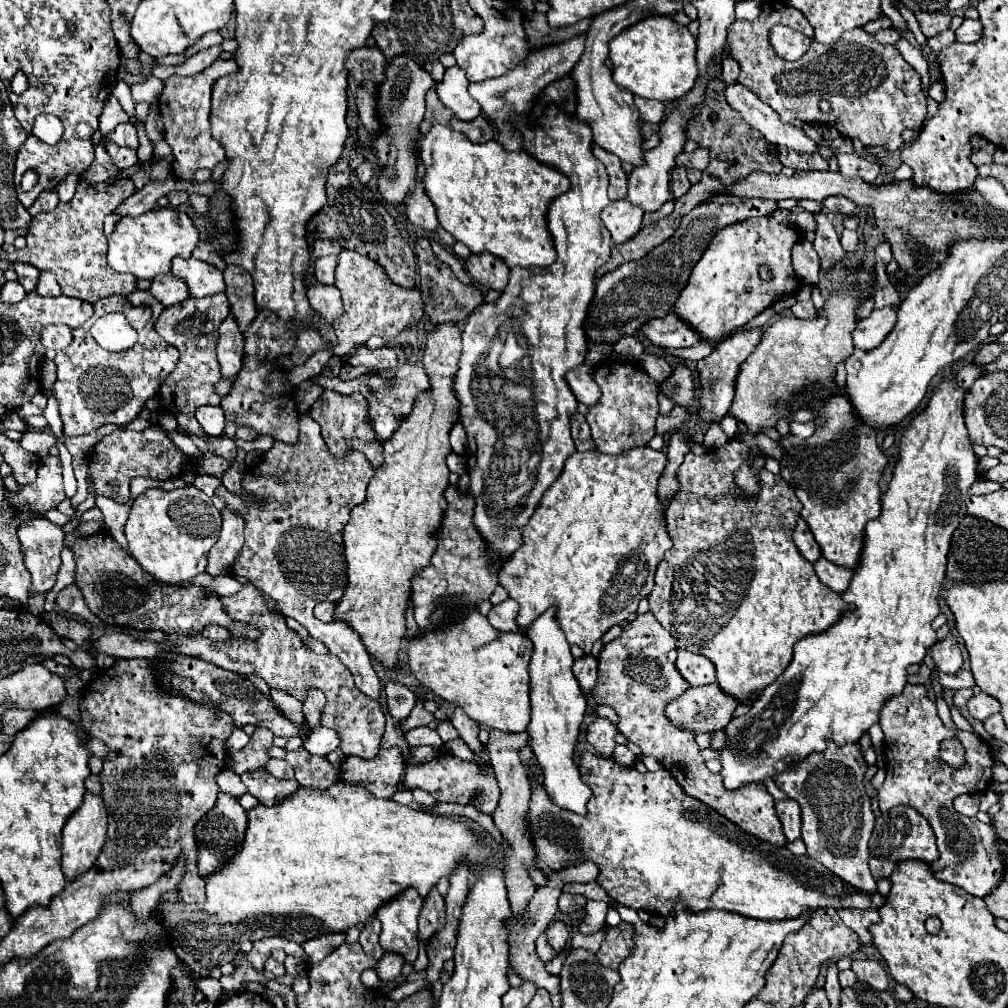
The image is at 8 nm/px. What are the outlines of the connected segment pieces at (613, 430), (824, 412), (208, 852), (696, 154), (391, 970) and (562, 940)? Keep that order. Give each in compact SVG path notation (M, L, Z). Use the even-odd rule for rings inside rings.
M607 361L597 365L595 383L601 389L601 397L585 413L585 419L591 427L593 441L599 451L617 455L633 447L641 447L651 439L653 423L659 415L657 405L657 383L637 365Z
M835 395L825 405L817 405L815 401L811 403L817 413L817 431L809 439L801 439L795 435L785 435L779 443L785 447L785 457L781 459L781 477L793 485L799 501L803 503L801 517L809 523L813 535L817 537L817 543L821 547L821 553L827 561L845 567L845 569L857 569L859 559L861 559L861 549L863 549L863 535L865 535L865 525L871 519L877 519L881 513L881 491L879 491L879 479L883 475L883 469L887 465L887 457L883 451L877 447L875 441L875 431L863 425L863 421L853 413L853 407L849 407L847 397Z
M219 793L215 807L203 817L203 821L197 823L197 845L199 845L199 873L201 877L207 877L213 869L219 869L227 857L233 857L233 853L237 853L243 835L245 835L245 825L247 825L247 813L245 809L239 805L239 801L229 795L229 793Z
M699 147L693 153L681 153L677 157L677 165L685 165L685 167L693 167L693 169L705 169L709 165L709 151L705 147Z
M385 953L385 955L379 959L375 971L377 971L379 979L383 979L383 981L393 981L397 975L401 975L403 965L405 965L405 961L403 961L401 955L397 955L397 953Z
M553 921L553 923L547 927L545 933L547 933L549 945L551 945L557 953L561 953L561 951L567 947L567 941L569 941L569 927L567 927L565 923Z

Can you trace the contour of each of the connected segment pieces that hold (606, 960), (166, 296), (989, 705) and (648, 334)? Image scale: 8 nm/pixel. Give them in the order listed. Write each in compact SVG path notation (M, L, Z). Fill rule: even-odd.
M621 923L619 927L607 927L607 937L601 943L601 949L597 957L601 963L609 969L617 969L621 961L631 953L633 949L633 925Z
M165 273L165 275L157 275L153 279L149 293L157 301L161 301L165 307L169 307L169 305L185 301L189 297L189 287L187 287L185 279L175 277L173 273Z
M979 693L975 697L969 699L967 703L967 711L973 719L979 719L979 721L985 721L989 715L993 713L999 713L999 701L987 693Z
M667 313L661 319L647 321L641 327L641 333L653 345L663 347L663 349L667 349L667 347L671 347L671 349L691 347L691 345L701 341L701 337L697 337L697 333L693 333L685 323L681 323L675 313Z

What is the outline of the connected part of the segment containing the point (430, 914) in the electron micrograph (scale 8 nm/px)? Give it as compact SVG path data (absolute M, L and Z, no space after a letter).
M433 887L423 903L423 909L419 913L419 939L427 941L445 925L445 901L439 895L437 887Z

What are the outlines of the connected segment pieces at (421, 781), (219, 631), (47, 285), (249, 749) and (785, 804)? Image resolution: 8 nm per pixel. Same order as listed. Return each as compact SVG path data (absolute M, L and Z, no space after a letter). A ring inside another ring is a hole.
M441 751L433 761L425 765L409 765L403 775L403 789L413 791L413 789L423 789L431 793L437 801L447 801L447 803L463 803L463 805L475 805L479 811L491 815L497 801L499 801L499 787L497 779L493 777L493 769L481 769L473 761L461 761L453 757L447 751ZM481 789L481 795L475 797L473 793Z
M207 625L207 627L201 631L201 635L207 637L207 639L217 641L217 639L225 639L229 633L225 631L225 627L219 627L219 625Z
M41 271L39 283L37 283L37 293L41 297L59 297L61 295L61 287L51 271Z
M257 727L255 733L251 735L249 743L241 751L231 753L231 757L227 761L227 769L235 771L237 775L241 775L245 771L261 769L265 765L265 761L269 759L267 749L271 745L273 745L273 733L269 733L269 729L265 729L265 727Z
M793 799L779 801L779 803L775 803L775 809L777 809L777 817L781 819L787 841L799 839L801 837L801 809L799 809L797 801L793 801Z

